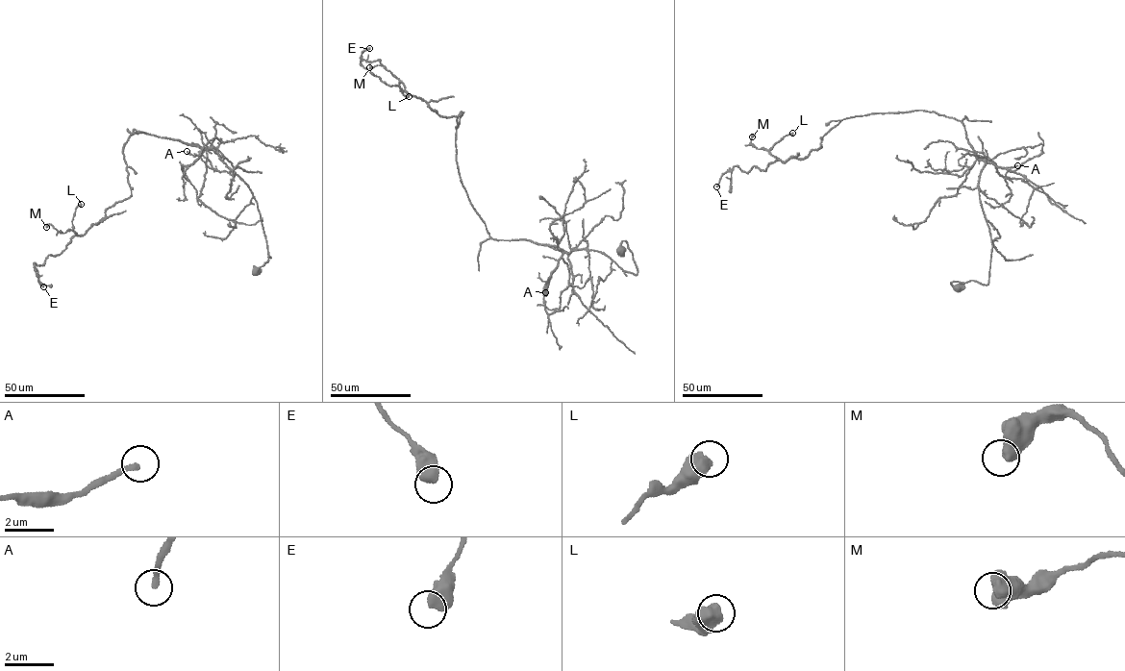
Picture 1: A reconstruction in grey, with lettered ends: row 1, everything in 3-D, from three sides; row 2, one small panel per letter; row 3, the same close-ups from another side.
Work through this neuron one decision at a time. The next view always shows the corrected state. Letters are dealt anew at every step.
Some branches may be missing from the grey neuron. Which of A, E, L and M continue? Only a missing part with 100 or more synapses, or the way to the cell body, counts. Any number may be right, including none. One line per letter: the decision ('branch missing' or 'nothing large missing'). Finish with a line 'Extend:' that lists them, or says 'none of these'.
A: nothing large missing
E: nothing large missing
L: nothing large missing
M: nothing large missing
Extend: none of these

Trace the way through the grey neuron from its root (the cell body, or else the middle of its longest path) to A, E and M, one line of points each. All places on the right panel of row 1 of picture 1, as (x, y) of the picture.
A: (958, 288), (951, 283), (988, 282), (991, 240), (978, 184), (984, 160), (1003, 168), (1017, 165)
E: (958, 288), (987, 285), (992, 248), (985, 162), (954, 118), (844, 118), (807, 157), (734, 166), (716, 186)
M: (958, 288), (987, 285), (992, 250), (985, 162), (961, 121), (846, 118), (784, 162), (752, 136)

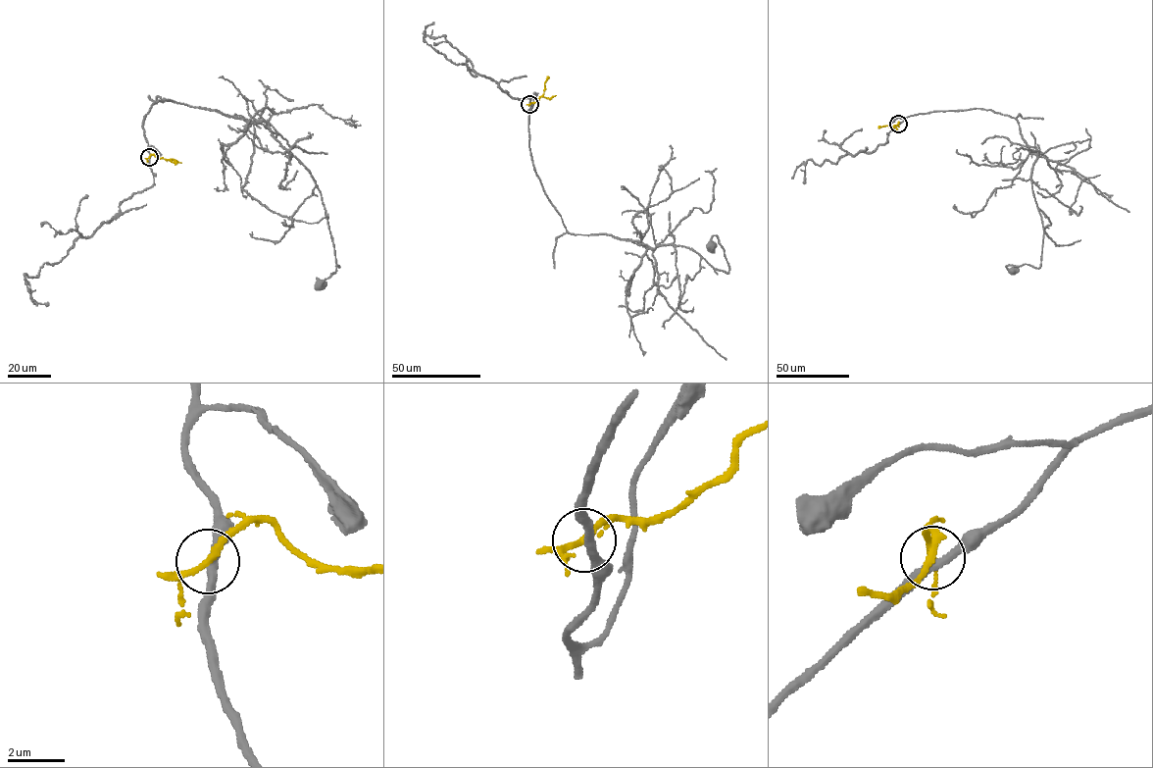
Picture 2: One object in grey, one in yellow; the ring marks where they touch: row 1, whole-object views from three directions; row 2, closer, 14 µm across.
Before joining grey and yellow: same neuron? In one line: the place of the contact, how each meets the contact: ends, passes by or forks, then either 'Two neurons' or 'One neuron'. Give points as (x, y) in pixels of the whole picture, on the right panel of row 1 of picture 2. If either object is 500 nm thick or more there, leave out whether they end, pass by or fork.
Place: (898, 124). At the ring grey passes by. At the ring yellow passes by. Two neurons

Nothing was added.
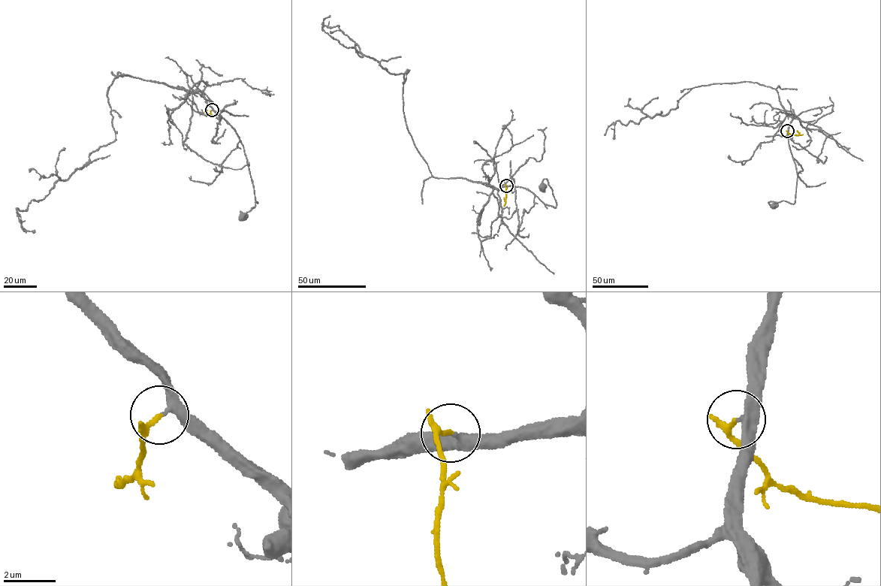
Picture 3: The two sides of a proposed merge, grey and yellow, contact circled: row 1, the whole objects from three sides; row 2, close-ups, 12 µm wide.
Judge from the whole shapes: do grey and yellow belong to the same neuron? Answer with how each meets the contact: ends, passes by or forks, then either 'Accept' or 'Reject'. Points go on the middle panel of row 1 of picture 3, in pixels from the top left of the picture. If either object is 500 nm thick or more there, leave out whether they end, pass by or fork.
At the ring grey passes by. At the ring yellow passes by. Accept

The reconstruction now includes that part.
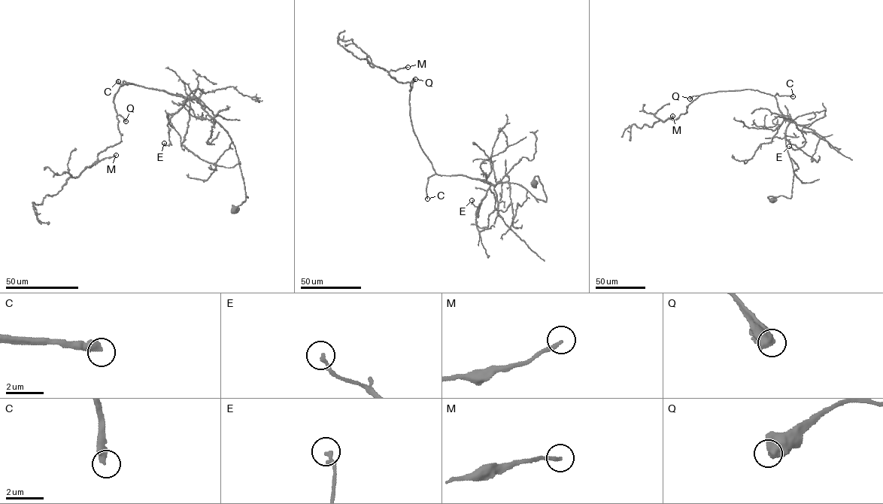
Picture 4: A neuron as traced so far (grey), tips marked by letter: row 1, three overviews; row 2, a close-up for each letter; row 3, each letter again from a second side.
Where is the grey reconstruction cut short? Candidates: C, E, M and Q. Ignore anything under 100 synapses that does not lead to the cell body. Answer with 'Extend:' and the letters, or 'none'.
Extend: C

